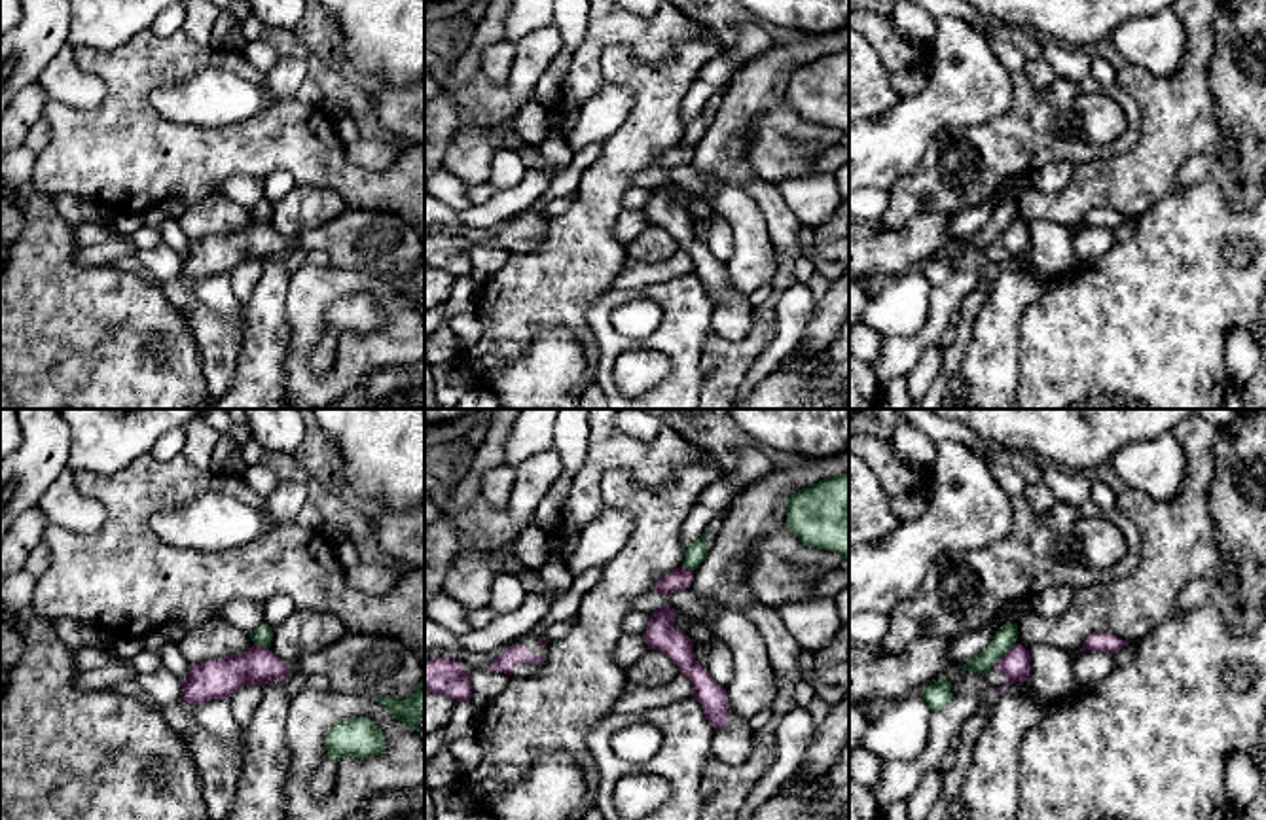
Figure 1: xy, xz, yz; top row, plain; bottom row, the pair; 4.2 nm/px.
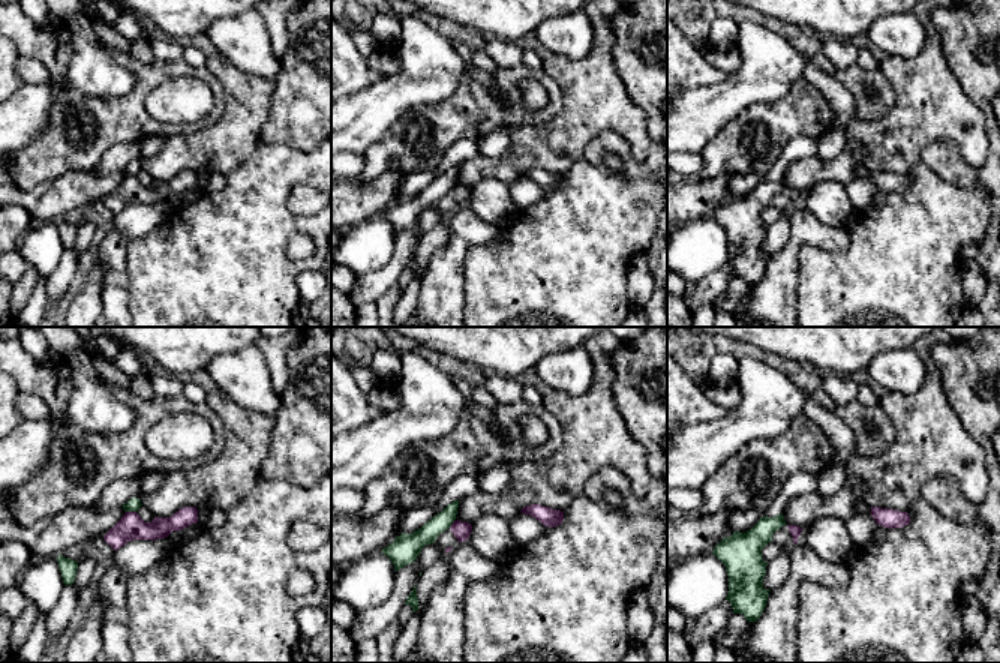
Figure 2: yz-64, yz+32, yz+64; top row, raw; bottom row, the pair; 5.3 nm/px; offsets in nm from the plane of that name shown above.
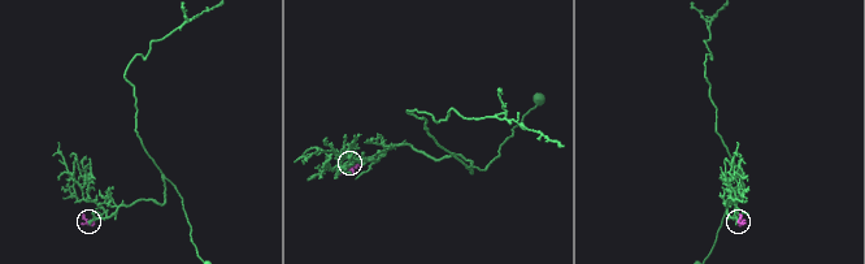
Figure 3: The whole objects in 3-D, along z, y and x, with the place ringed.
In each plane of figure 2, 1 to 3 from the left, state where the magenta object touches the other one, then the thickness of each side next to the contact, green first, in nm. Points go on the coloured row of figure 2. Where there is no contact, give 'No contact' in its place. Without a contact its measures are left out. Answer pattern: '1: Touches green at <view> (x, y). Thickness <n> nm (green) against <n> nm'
1: Touches green at yz-64 (131, 510). Thickness 70 nm (green) against 140 nm
2: Touches green at yz+32 (452, 522). Thickness 120 nm (green) against 100 nm
3: No contact

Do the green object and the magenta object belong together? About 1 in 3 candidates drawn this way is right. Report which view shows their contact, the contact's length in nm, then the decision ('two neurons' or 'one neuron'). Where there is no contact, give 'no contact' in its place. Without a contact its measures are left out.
yz | 140 nm | two neurons

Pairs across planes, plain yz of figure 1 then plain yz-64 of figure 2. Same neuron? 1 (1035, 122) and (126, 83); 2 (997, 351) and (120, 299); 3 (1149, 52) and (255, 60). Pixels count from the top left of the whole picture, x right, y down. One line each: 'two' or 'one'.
1: two
2: one
3: one

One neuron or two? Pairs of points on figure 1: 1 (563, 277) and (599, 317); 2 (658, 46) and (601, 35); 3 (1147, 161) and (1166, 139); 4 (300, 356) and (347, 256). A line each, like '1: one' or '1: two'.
1: two
2: one
3: one
4: two

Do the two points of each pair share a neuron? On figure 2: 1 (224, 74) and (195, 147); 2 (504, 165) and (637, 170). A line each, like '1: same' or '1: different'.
1: same
2: different

